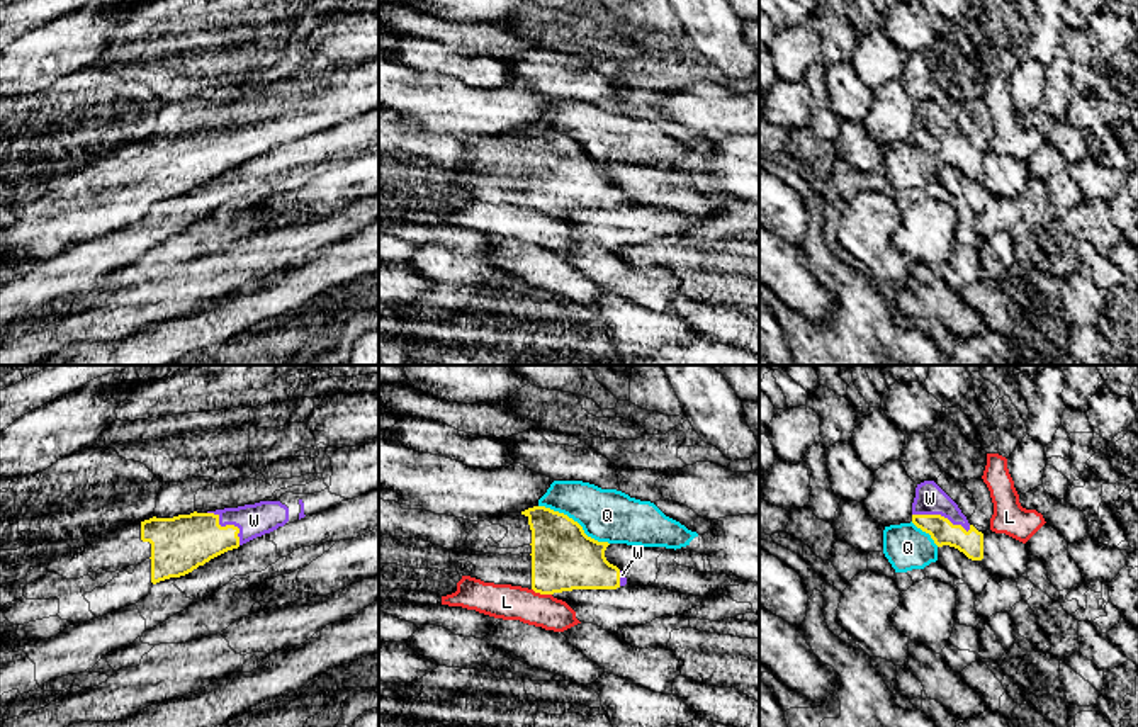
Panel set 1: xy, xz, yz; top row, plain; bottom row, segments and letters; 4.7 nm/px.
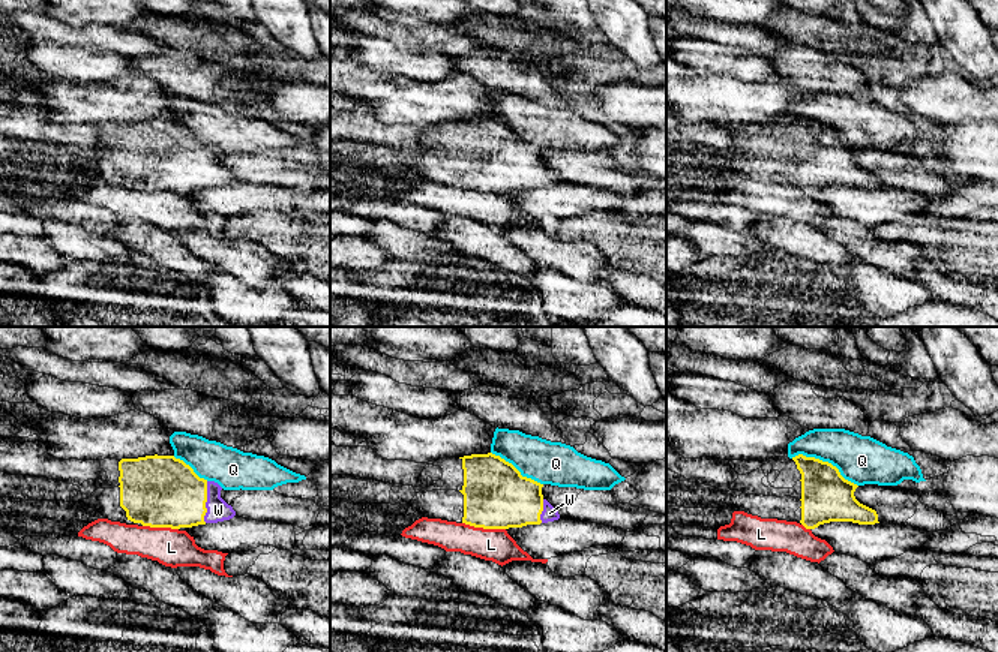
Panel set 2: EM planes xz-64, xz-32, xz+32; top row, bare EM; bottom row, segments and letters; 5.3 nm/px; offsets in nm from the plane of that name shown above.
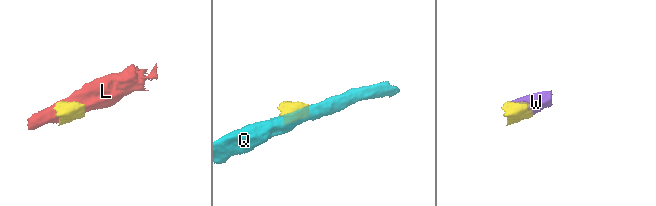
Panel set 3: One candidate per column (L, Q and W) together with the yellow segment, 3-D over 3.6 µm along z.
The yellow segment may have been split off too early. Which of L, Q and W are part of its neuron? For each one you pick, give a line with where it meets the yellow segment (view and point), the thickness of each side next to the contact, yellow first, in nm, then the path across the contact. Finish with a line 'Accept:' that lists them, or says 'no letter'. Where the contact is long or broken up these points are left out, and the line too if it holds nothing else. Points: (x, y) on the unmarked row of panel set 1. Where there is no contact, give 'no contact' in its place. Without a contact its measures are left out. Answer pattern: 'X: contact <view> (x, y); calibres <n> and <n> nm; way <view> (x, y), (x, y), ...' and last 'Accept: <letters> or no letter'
W: contact yz (940, 135); calibres 120 and 140 nm; way yz (943, 152), (940, 135), (931, 126), (929, 118)
Accept: W

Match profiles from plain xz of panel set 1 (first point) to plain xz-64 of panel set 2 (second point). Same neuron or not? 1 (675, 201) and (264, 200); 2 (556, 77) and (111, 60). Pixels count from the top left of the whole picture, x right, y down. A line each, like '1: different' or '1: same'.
1: different
2: different

